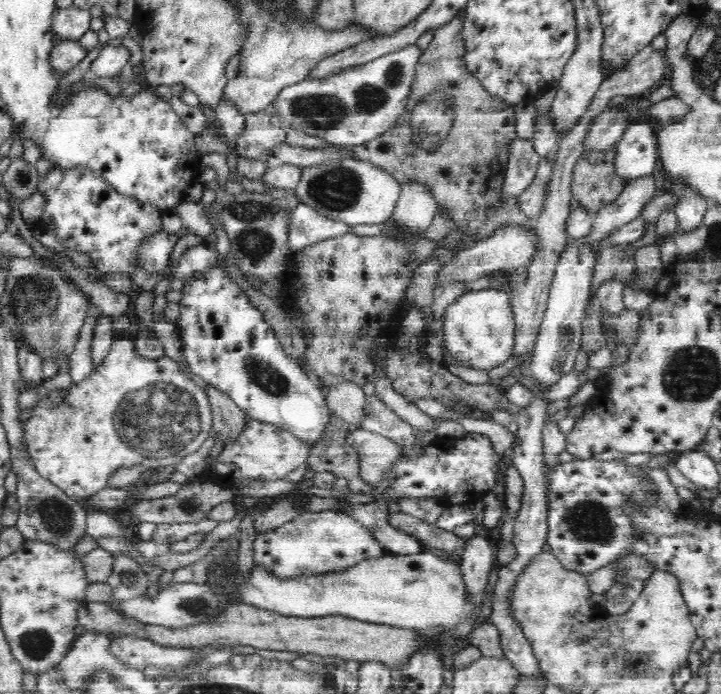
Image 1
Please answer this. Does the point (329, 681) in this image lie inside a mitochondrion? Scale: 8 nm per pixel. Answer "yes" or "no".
no

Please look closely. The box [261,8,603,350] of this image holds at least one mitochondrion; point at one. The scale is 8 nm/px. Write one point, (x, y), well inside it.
(321, 111)

